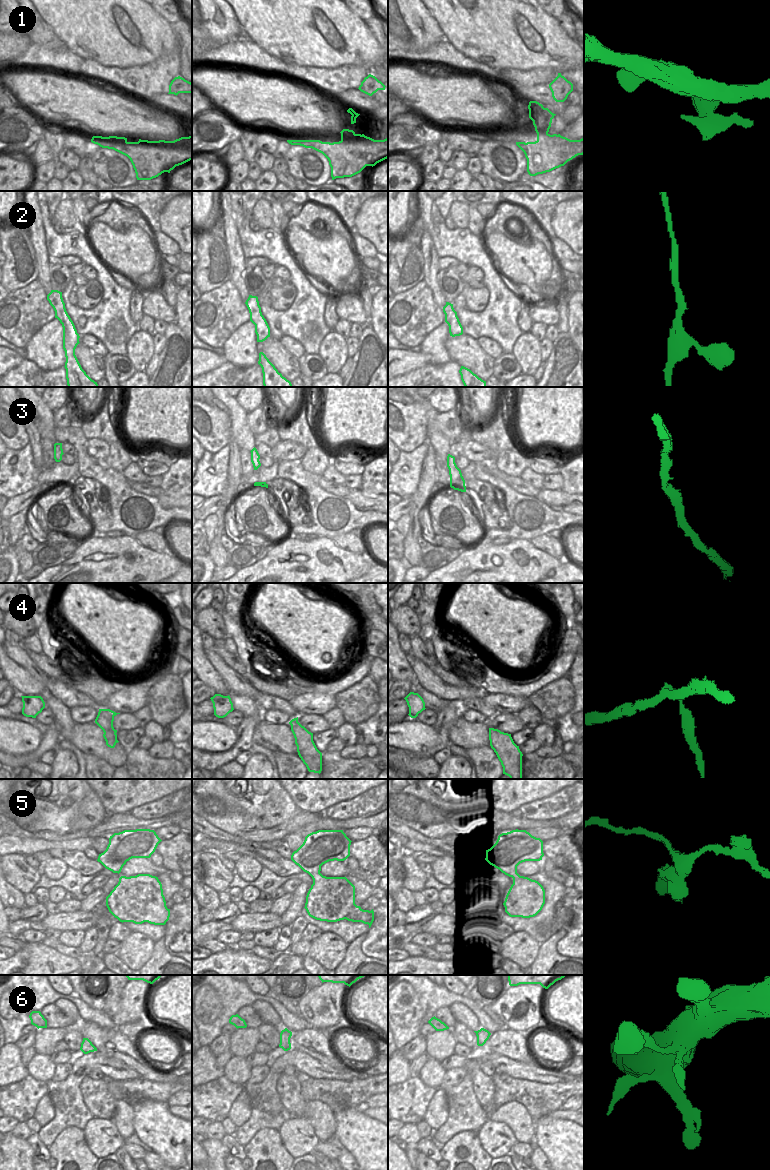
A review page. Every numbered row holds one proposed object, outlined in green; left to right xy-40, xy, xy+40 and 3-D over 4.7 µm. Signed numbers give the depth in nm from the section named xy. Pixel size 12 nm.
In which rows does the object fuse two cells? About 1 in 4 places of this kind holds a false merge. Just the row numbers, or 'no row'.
1, 4

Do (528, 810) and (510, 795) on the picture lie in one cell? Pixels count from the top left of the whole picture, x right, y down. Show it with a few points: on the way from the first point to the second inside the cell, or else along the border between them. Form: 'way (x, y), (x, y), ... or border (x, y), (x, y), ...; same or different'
border (544, 798), (523, 803), (517, 813); different

